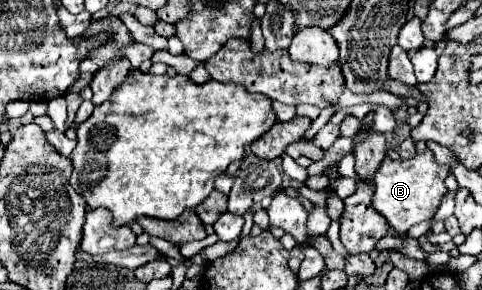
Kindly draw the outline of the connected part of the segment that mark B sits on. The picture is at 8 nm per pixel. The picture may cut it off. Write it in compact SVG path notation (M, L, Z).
M427 150L425 154L417 154L411 160L385 158L373 176L373 182L375 182L373 206L379 214L387 218L387 222L397 234L405 234L413 224L431 220L435 216L441 204L441 198L447 192L445 188L447 174L449 174L449 168L435 164L431 150Z

